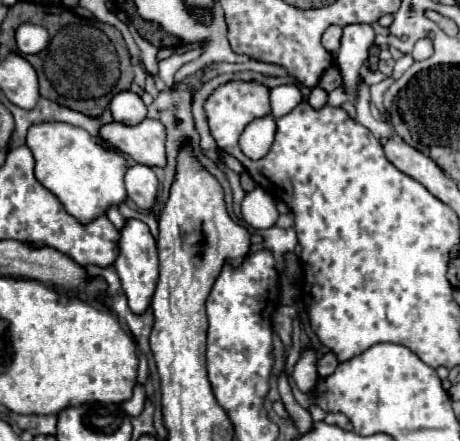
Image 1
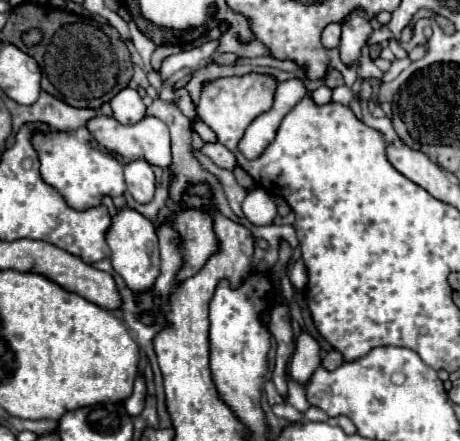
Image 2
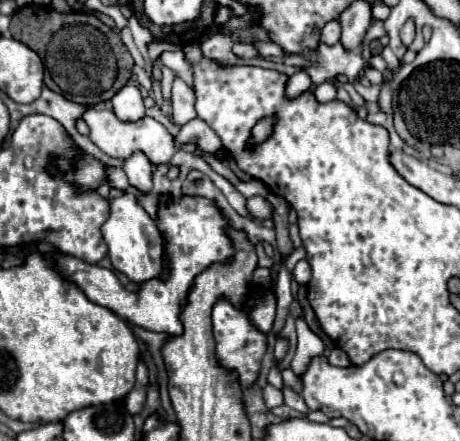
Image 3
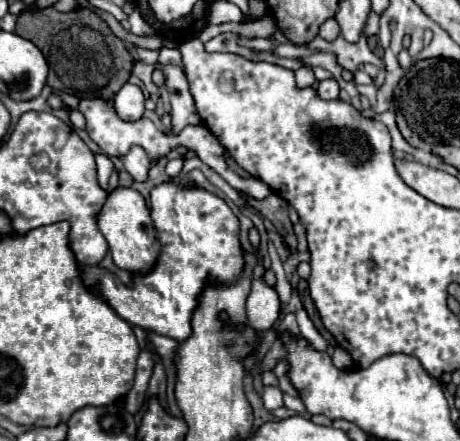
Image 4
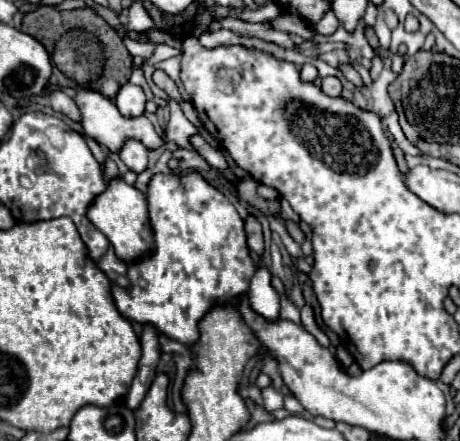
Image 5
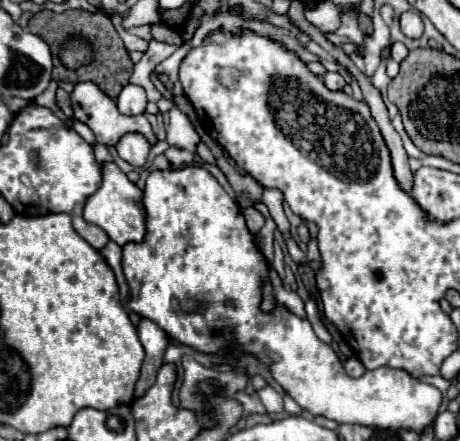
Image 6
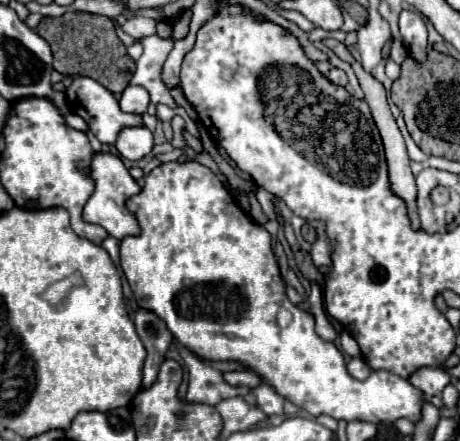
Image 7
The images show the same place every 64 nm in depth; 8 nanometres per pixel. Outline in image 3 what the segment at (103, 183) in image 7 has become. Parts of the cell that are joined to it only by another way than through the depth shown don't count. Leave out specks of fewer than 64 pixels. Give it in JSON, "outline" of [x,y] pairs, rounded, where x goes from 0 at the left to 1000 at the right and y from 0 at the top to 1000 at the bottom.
{"outline":[[[265,440],[261,449],[239,454],[239,494],[222,512],[222,531],[248,612],[274,621],[278,635],[313,644],[352,617],[352,531],[339,517],[339,503],[300,467],[296,444]]]}

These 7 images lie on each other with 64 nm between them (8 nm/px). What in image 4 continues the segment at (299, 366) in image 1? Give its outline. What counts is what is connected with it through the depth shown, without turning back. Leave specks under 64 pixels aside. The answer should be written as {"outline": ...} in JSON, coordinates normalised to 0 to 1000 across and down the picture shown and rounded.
{"outline":[[[657,698],[657,703],[648,703],[643,707],[643,730],[648,730],[648,744],[652,744],[652,766],[657,771],[665,771],[678,789],[687,789],[691,798],[700,798],[700,794],[709,794],[709,771],[696,762],[696,753],[683,744],[683,735],[674,730],[674,721],[670,721],[670,712],[665,712],[665,703]]]}

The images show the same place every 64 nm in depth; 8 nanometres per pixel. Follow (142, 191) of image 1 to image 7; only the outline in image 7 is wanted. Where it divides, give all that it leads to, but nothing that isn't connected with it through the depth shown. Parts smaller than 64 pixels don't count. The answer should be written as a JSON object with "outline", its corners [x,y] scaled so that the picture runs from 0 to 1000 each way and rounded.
{"outline":[[[270,290],[252,322],[257,349],[287,367],[300,367],[317,349],[326,349],[330,331],[330,299],[322,290]]]}

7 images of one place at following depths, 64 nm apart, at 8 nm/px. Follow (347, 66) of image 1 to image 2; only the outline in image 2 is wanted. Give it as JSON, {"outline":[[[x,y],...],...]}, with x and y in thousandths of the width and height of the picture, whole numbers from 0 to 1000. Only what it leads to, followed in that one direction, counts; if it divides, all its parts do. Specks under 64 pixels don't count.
{"outline":[[[770,27],[748,54],[743,54],[743,86],[739,86],[739,132],[752,150],[765,150],[783,136],[787,109],[800,95],[809,77],[809,59],[796,45],[787,27]]]}

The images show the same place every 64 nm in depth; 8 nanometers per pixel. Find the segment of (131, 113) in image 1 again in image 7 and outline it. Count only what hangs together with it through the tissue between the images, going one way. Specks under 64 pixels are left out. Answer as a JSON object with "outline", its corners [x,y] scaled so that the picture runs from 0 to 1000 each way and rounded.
{"outline":[[[278,195],[265,213],[261,213],[261,245],[270,254],[287,254],[287,259],[313,259],[317,245],[326,236],[322,209],[309,195]]]}

